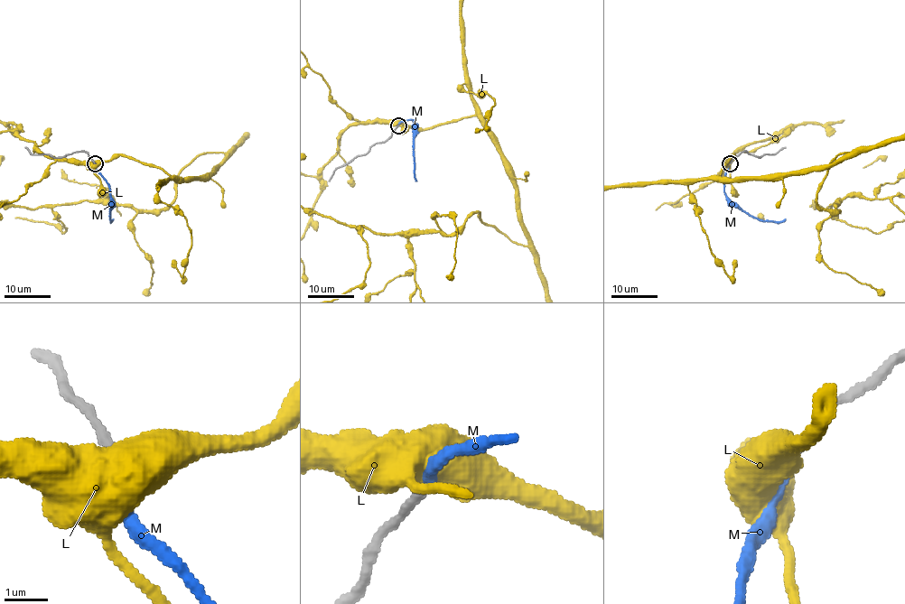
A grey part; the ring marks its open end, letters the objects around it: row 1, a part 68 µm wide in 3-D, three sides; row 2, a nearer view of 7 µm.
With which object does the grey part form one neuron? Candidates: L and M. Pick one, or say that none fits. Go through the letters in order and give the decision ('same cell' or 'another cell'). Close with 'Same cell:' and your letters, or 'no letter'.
L: another cell
M: same cell
Same cell: M

